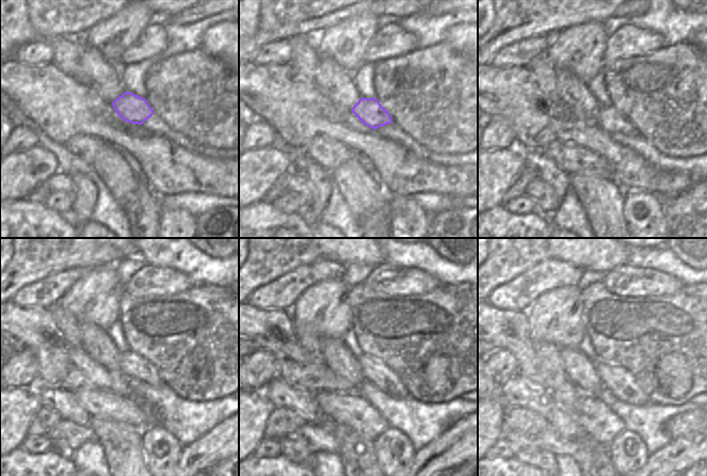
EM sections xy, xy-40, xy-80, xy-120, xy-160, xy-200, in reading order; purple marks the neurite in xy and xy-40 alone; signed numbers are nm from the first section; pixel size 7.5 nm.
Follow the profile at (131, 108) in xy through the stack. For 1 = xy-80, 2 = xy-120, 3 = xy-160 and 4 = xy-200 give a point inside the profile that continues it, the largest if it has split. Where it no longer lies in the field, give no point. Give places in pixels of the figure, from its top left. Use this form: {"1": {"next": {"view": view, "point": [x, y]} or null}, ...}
{"1": {"next": {"view": "xy-80", "point": [608, 118]}}, "2": {"next": {"view": "xy-120", "point": [131, 364]}}, "3": {"next": {"view": "xy-160", "point": [375, 371]}}, "4": {"next": {"view": "xy-200", "point": [623, 384]}}}

